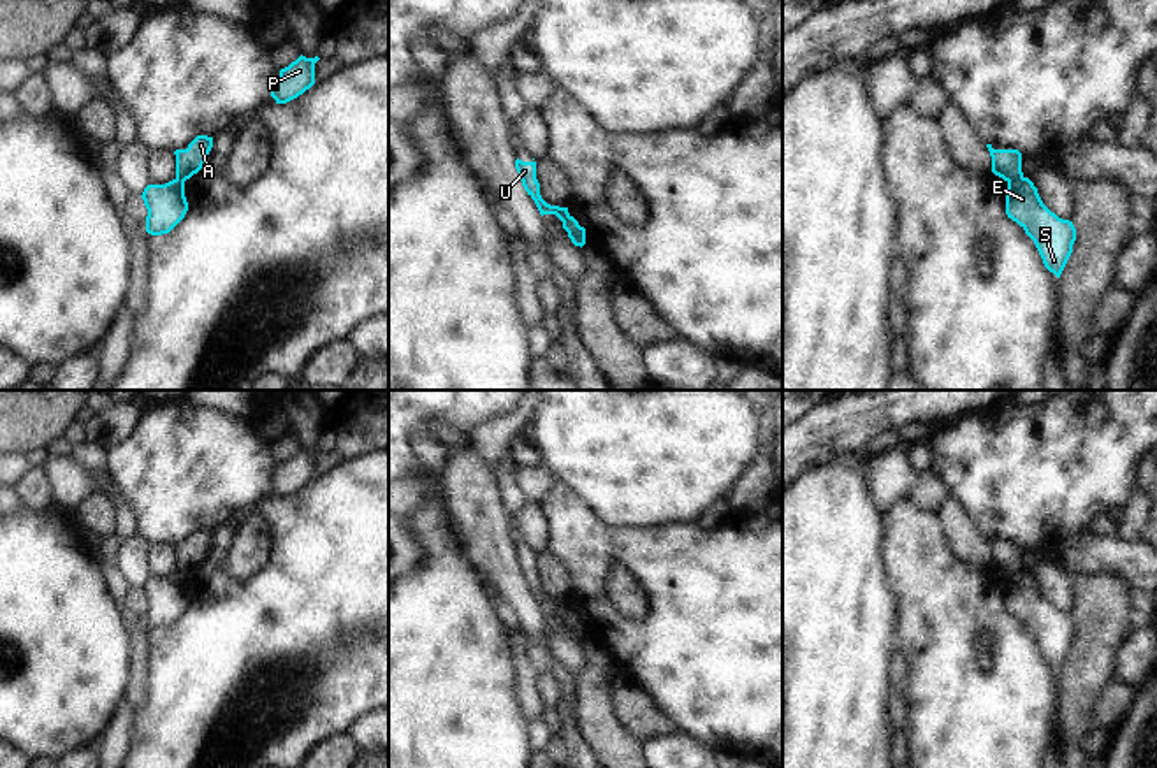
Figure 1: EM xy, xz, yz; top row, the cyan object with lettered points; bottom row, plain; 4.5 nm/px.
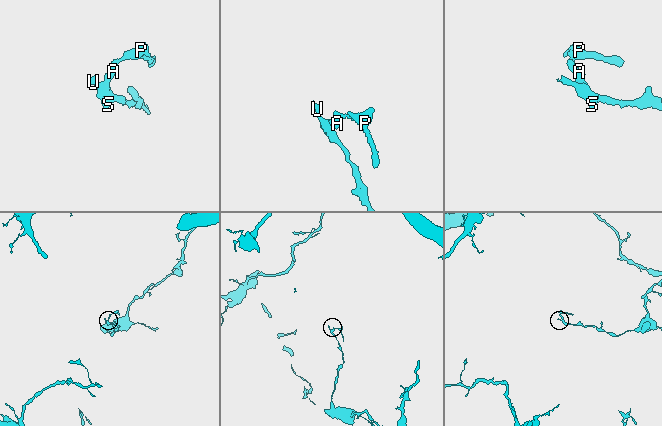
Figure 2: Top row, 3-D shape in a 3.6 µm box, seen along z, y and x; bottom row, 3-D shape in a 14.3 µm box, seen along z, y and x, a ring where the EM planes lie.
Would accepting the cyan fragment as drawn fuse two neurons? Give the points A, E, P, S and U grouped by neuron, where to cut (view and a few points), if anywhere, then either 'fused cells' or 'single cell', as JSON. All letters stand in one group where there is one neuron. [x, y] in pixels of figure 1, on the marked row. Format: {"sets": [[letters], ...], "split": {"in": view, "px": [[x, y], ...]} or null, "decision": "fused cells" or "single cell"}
{"sets": [["A", "P"], ["E", "S", "U"]], "split": {"in": "yz", "px": [[1022, 176], [1008, 181]]}, "decision": "fused cells"}

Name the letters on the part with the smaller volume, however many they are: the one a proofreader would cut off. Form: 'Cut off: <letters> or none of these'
Cut off: A, P

